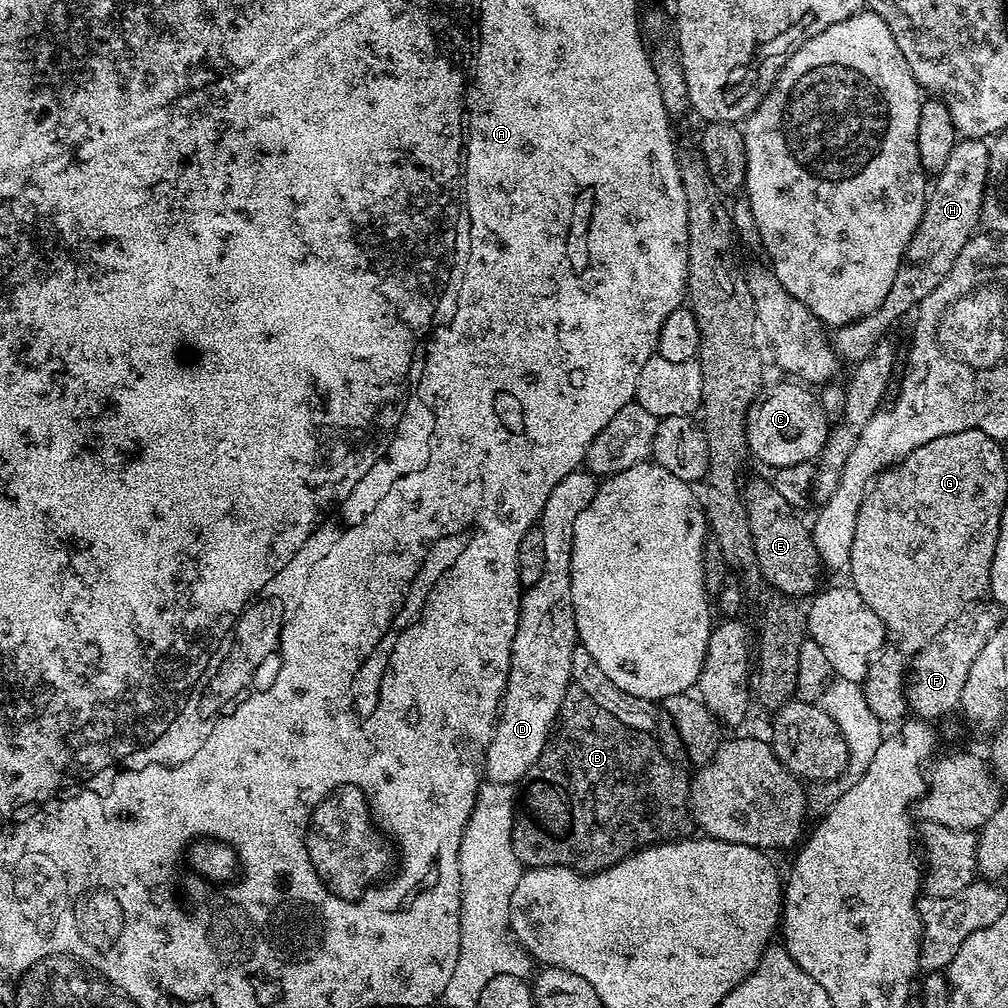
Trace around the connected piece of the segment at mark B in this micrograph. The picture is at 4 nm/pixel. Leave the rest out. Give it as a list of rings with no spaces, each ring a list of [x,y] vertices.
[[[569,686],[564,695],[564,724],[559,724],[560,732],[556,732],[556,740],[552,740],[552,748],[544,752],[544,760],[540,764],[536,763],[536,768],[532,768],[532,780],[522,782],[522,807],[518,812],[518,822],[512,828],[512,845],[514,854],[525,869],[530,868],[572,868],[575,872],[591,874],[601,872],[603,868],[609,868],[611,864],[617,864],[619,860],[624,860],[633,852],[649,848],[652,844],[667,844],[673,840],[679,840],[689,835],[688,827],[693,827],[694,821],[688,806],[688,786],[690,776],[681,765],[670,759],[660,748],[660,742],[655,735],[650,732],[639,732],[630,730],[630,726],[622,726],[614,714],[600,712],[596,704],[592,704],[590,694],[575,686]]]

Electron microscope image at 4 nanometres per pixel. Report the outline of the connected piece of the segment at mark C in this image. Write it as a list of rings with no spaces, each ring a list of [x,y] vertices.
[[[788,383],[792,384],[767,389],[747,414],[748,451],[772,470],[815,461],[827,444],[830,429],[830,417],[823,412],[819,395],[803,383]]]

